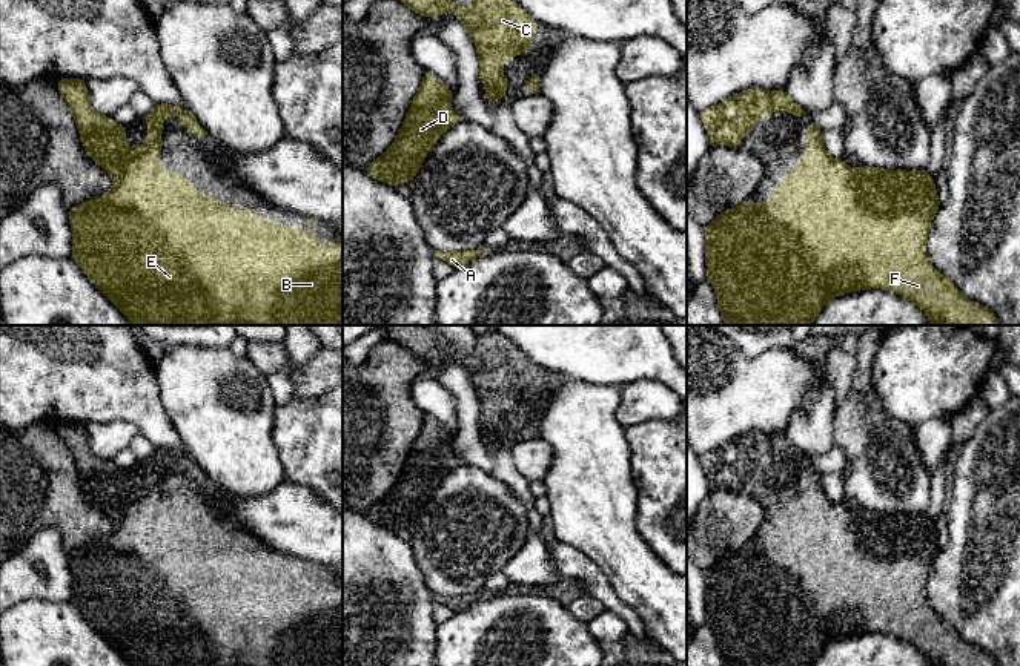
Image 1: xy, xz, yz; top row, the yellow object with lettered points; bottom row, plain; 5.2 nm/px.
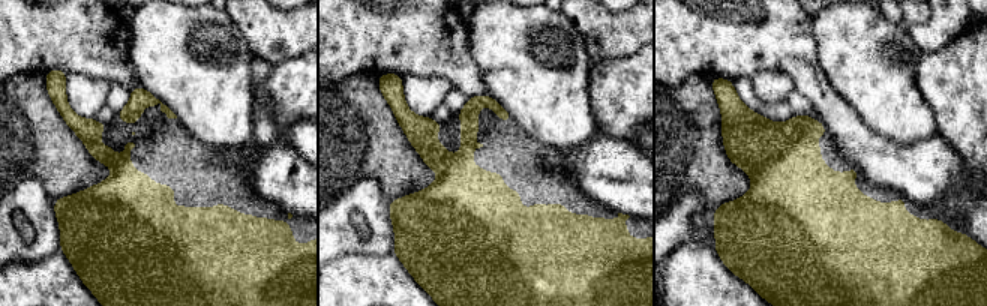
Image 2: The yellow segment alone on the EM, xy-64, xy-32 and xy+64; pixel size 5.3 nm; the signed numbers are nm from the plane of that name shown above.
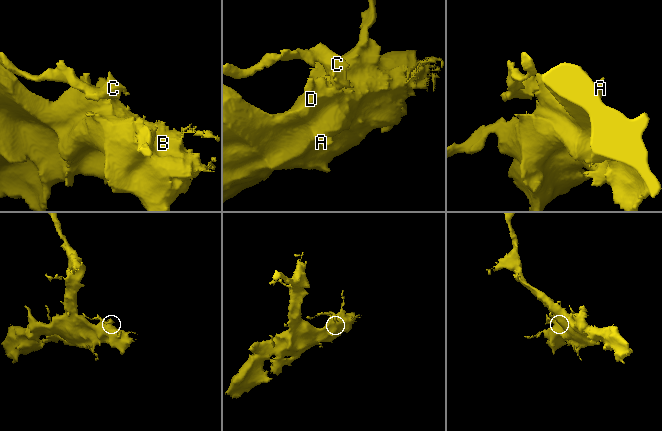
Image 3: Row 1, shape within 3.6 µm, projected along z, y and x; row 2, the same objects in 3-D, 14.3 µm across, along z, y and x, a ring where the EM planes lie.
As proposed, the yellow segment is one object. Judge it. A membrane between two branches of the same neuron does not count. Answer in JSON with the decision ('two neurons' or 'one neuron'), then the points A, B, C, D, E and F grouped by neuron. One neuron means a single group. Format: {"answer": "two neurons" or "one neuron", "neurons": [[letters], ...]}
{"answer": "one neuron", "neurons": [["A", "B", "C", "D", "E", "F"]]}

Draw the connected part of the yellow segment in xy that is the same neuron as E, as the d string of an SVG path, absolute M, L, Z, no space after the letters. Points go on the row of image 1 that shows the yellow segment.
M58 78L57 89L72 110L86 153L114 178L108 193L69 209L71 258L134 325L343 325L343 242L318 244L315 232L277 226L252 207L226 207L157 163L163 155L157 141L163 138L164 115L180 114L195 138L209 135L186 107L155 103L143 117L144 126L155 130L129 152L126 127L91 107L84 80Z

